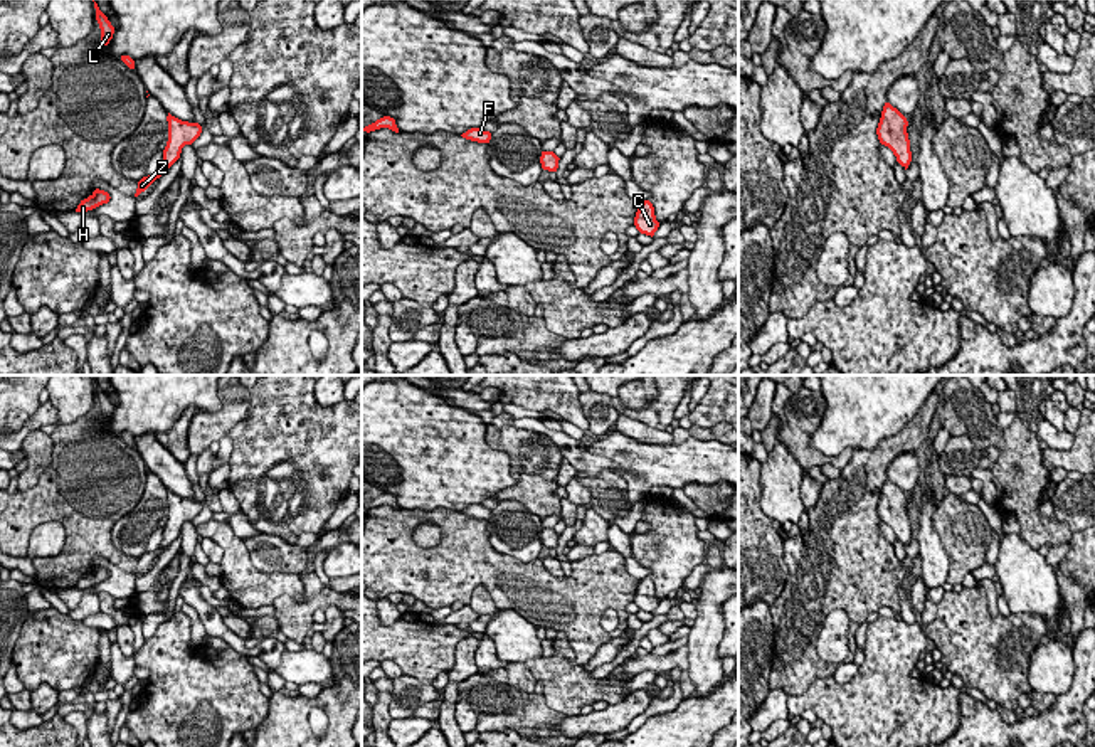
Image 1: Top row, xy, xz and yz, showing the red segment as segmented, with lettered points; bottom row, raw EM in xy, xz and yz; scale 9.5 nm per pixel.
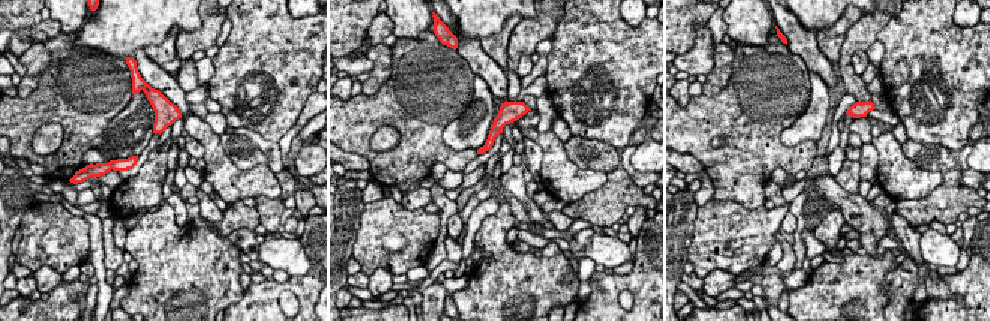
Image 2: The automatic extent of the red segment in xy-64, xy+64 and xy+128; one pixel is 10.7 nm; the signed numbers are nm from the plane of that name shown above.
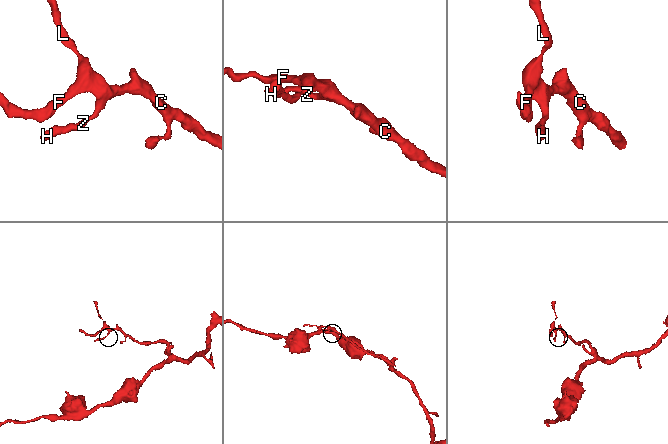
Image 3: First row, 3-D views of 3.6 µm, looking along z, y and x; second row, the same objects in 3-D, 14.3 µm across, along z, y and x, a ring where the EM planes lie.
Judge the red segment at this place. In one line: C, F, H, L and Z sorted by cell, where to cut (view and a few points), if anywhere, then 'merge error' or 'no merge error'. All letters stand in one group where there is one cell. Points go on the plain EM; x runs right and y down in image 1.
C F H L Z; no cut; no merge error

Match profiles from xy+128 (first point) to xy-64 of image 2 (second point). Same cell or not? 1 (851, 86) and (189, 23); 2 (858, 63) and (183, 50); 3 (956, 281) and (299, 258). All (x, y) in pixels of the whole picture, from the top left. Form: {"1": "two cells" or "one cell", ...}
{"1": "two cells", "2": "two cells", "3": "two cells"}

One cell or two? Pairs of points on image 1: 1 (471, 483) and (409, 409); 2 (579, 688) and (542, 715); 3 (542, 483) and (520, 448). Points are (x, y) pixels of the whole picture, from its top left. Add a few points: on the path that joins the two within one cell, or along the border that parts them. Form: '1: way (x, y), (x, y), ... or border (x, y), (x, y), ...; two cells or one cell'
1: way (453, 465), (416, 428); one cell
2: border (542, 694), (549, 707), (567, 715); two cells
3: way (535, 475), (535, 463), (528, 456); one cell

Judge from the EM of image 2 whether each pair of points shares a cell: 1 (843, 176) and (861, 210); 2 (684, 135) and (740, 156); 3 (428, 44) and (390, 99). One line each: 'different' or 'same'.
1: different
2: same
3: same

